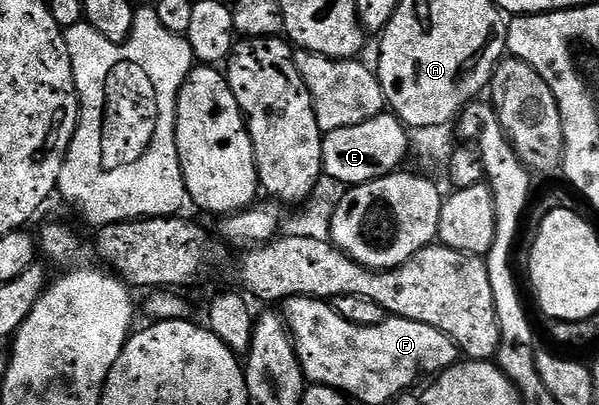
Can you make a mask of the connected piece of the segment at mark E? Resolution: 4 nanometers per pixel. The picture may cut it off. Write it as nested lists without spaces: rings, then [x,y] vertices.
[[[384,111],[373,119],[353,127],[341,127],[323,138],[323,172],[340,181],[343,187],[364,185],[378,177],[387,177],[400,168],[412,148],[409,130],[394,113]]]

